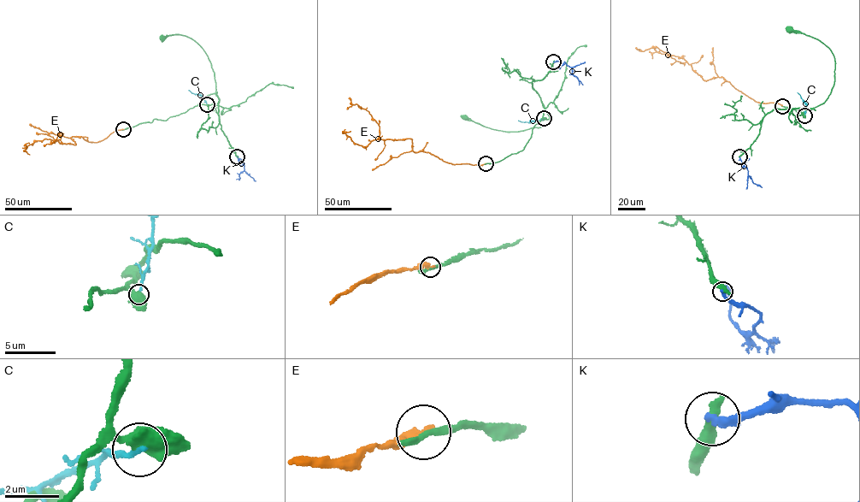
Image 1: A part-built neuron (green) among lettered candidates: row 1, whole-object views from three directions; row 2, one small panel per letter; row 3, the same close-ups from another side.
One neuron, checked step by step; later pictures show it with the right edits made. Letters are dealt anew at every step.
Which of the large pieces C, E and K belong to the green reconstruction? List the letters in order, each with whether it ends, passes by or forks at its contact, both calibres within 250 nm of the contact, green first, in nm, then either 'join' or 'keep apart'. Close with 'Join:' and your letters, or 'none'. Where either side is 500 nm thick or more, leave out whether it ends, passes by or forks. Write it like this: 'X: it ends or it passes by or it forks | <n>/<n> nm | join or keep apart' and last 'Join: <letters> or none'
C: it ends | 440/200 nm | keep apart
E: it ends | 200/300 nm | keep apart
K: it ends | 440/320 nm | keep apart
Join: none

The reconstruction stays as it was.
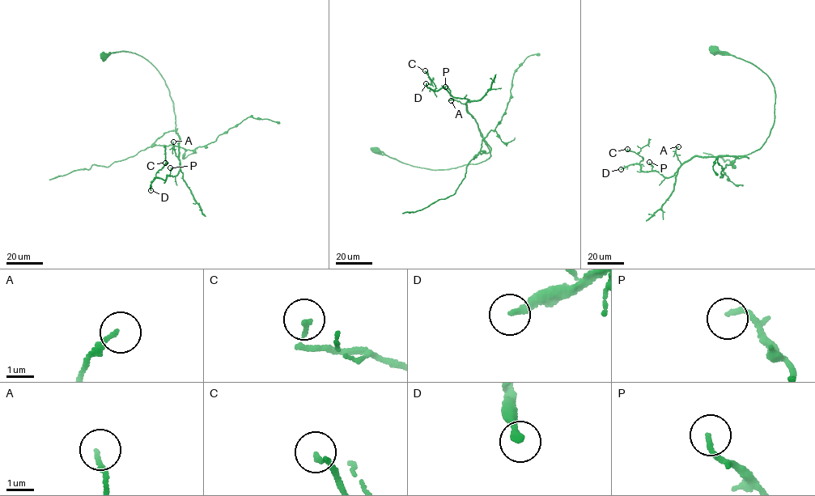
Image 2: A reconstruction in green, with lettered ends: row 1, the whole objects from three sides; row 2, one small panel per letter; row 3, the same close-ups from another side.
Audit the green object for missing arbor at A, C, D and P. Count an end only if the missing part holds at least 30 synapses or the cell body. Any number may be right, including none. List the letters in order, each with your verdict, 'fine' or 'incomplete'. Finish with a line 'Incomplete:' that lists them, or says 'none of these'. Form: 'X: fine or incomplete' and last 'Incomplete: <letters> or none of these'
A: fine
C: fine
D: incomplete
P: fine
Incomplete: D

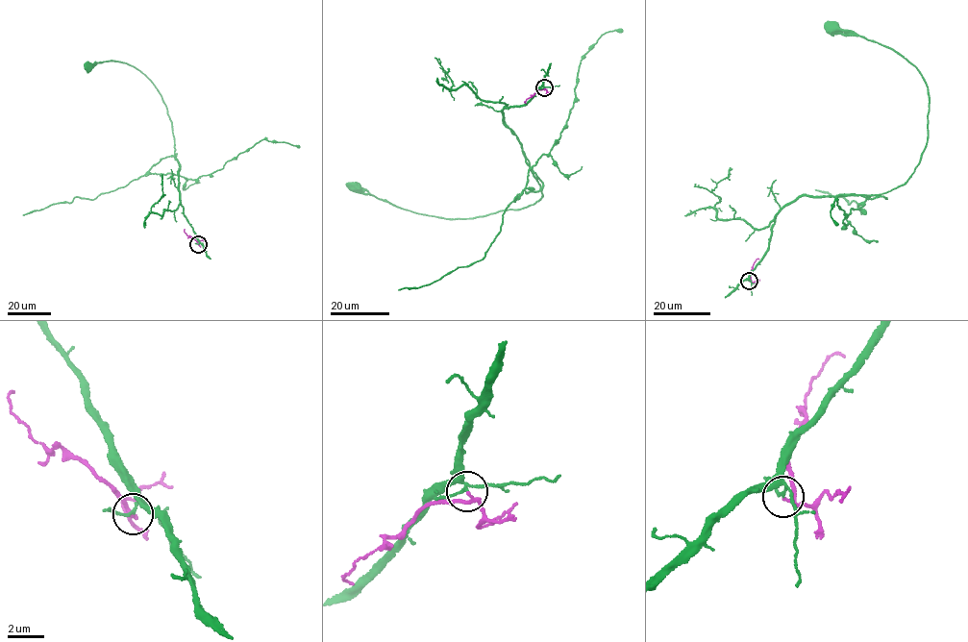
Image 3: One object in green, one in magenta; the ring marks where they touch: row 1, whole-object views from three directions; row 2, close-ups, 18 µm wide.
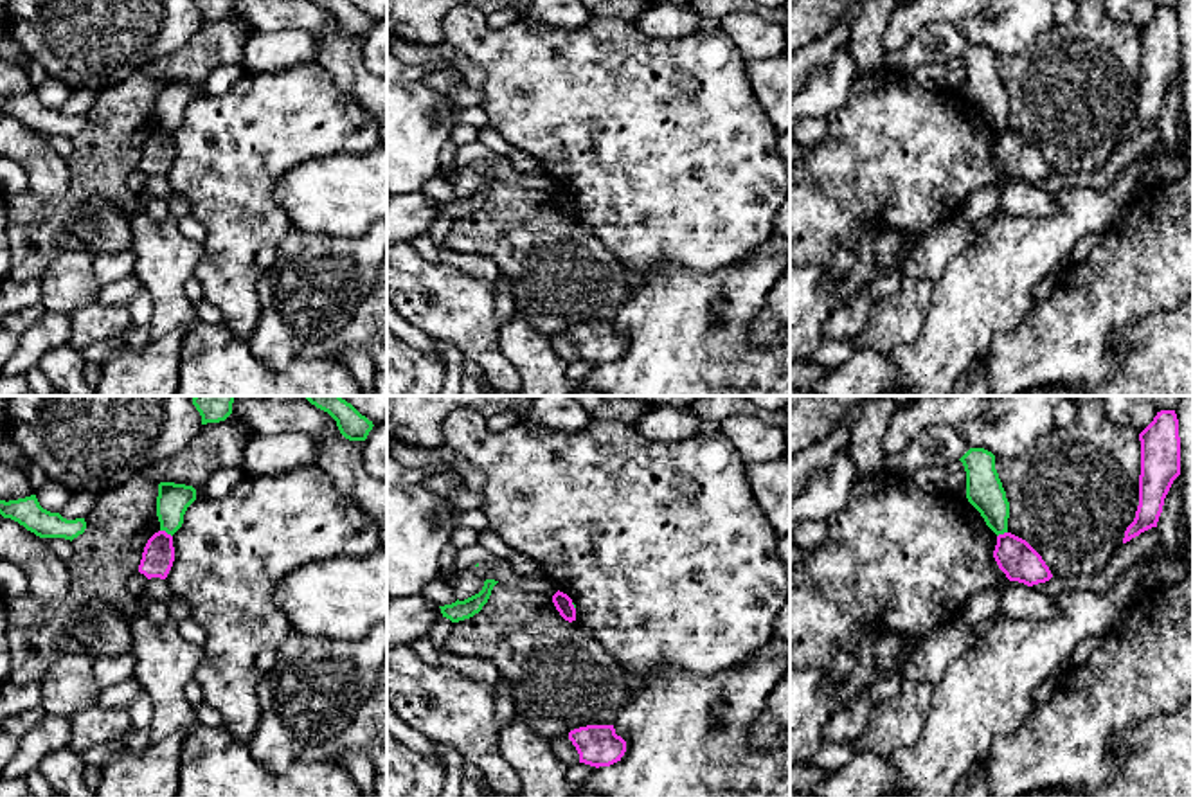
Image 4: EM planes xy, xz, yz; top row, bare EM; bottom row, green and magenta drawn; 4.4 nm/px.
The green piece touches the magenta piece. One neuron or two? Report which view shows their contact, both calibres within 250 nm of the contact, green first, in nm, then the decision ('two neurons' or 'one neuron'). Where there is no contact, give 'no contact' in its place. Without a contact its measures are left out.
meets green in xy; 140 nm thick on the green side, 140 nm on the other; two neurons

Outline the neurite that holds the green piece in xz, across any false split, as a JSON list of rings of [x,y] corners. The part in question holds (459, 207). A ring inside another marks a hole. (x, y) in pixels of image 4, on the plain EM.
[[[486,176],[484,184],[479,191],[475,191],[475,193],[464,196],[464,198],[457,196],[452,201],[439,203],[443,214],[450,216],[452,219],[459,219],[459,218],[473,214],[488,200],[491,187],[497,180],[498,178],[495,178],[495,176]]]

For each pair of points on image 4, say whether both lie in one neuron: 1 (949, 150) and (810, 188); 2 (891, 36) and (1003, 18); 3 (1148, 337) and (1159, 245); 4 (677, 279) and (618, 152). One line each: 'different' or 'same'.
1: same
2: same
3: different
4: different

